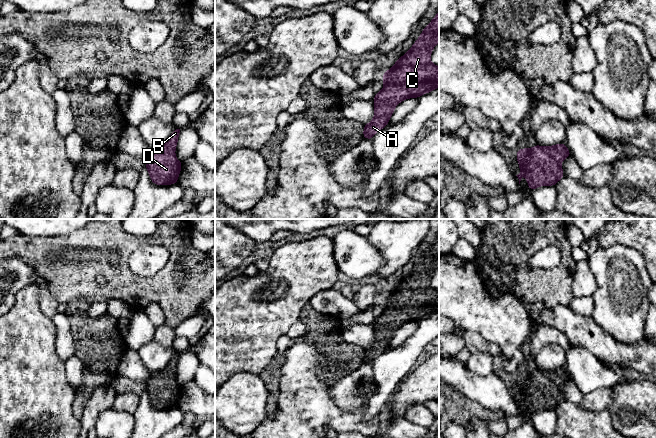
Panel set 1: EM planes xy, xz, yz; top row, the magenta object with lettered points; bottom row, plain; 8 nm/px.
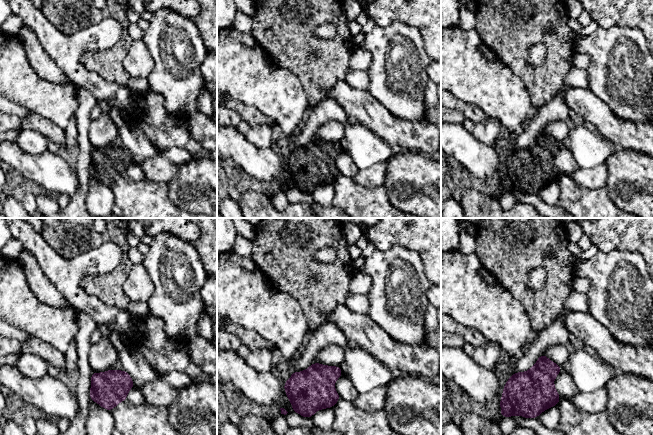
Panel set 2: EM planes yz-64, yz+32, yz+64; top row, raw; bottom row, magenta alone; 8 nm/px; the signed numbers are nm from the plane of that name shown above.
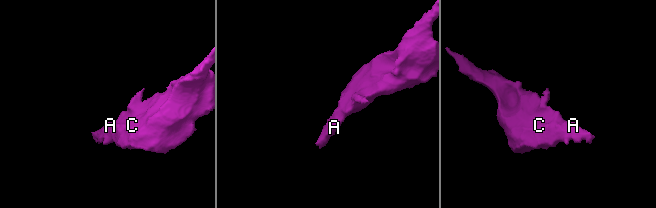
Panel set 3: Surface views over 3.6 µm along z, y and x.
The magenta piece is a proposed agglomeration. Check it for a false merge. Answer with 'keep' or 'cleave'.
keep

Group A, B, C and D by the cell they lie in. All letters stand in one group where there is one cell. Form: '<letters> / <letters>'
A B C D

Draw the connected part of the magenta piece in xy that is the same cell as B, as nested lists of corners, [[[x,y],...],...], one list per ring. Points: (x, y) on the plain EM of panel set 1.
[[[180,353],[172,356],[168,364],[146,380],[146,392],[152,407],[156,409],[177,408],[182,386],[175,381]]]

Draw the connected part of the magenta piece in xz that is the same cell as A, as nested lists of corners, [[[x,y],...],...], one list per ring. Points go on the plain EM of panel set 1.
[[[439,235],[412,272],[383,298],[384,312],[374,320],[374,342],[364,349],[363,362],[371,364],[376,356],[389,348],[396,329],[401,325],[436,314],[439,291],[430,286],[430,280],[438,265]]]

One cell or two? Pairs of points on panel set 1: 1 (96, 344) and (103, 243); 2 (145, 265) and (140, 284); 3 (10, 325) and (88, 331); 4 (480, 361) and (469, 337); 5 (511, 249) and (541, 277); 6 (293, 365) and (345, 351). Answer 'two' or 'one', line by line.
1: two
2: two
3: two
4: two
5: one
6: two

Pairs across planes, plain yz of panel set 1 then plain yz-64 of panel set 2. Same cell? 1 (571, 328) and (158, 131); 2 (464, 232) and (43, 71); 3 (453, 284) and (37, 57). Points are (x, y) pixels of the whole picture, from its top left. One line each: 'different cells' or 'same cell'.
1: different cells
2: different cells
3: different cells

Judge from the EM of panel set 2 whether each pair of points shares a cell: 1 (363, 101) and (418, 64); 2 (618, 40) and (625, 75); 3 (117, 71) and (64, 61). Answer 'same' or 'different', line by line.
1: different
2: same
3: different

